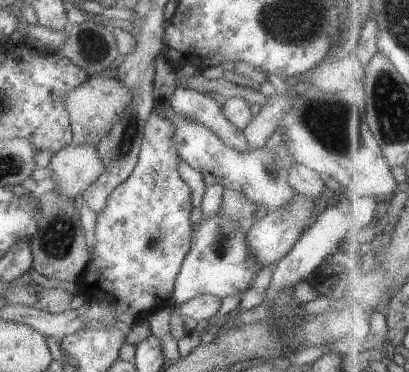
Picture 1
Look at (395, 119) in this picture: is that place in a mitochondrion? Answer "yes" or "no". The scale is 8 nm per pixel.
yes

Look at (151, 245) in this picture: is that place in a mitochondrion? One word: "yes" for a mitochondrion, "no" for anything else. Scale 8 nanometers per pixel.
yes

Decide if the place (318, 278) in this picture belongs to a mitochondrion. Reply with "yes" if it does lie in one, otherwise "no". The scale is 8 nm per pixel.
no

